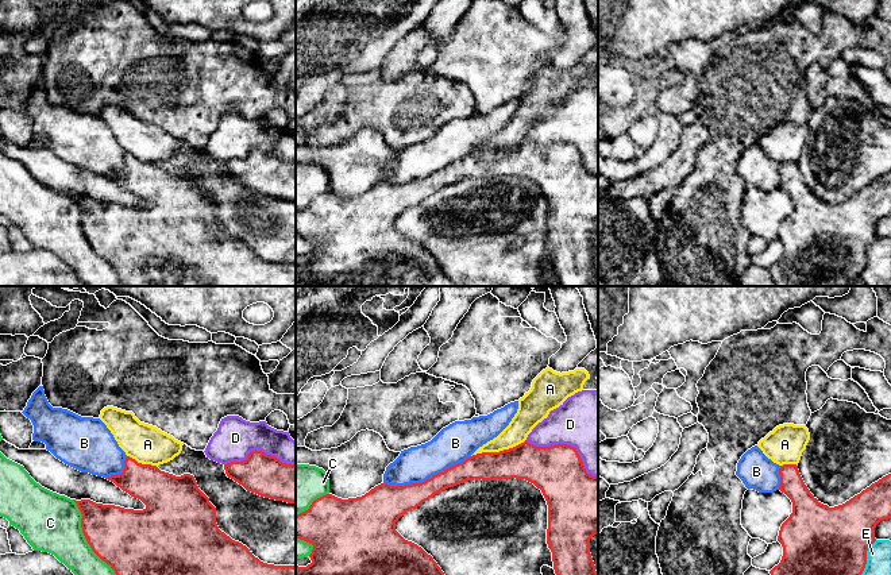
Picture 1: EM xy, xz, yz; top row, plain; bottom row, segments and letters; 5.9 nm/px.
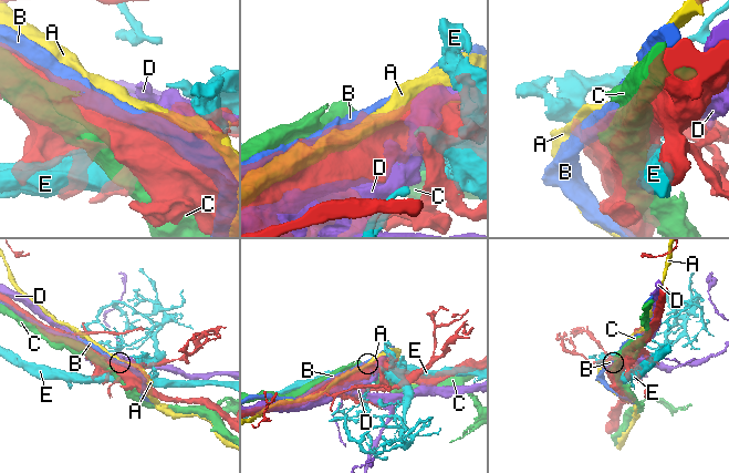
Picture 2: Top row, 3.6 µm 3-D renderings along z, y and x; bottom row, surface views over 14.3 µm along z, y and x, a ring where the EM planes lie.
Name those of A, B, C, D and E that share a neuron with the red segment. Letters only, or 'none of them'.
none of them

